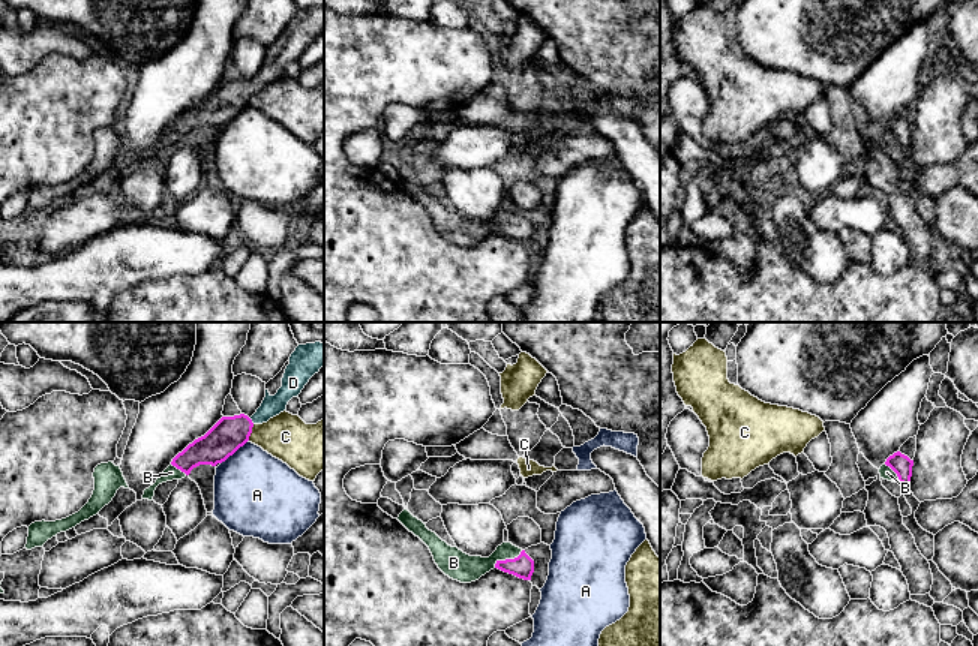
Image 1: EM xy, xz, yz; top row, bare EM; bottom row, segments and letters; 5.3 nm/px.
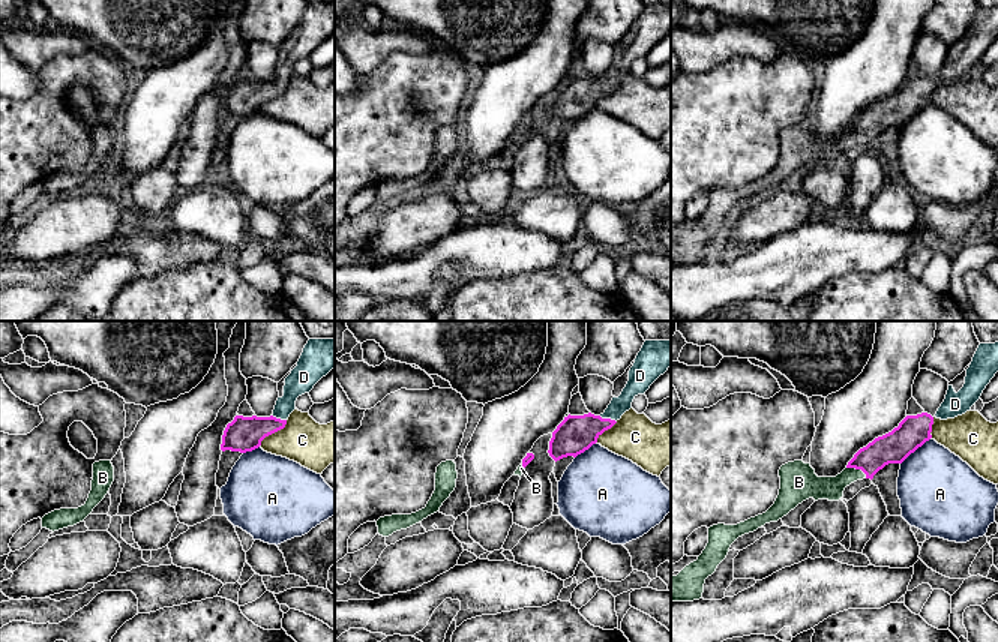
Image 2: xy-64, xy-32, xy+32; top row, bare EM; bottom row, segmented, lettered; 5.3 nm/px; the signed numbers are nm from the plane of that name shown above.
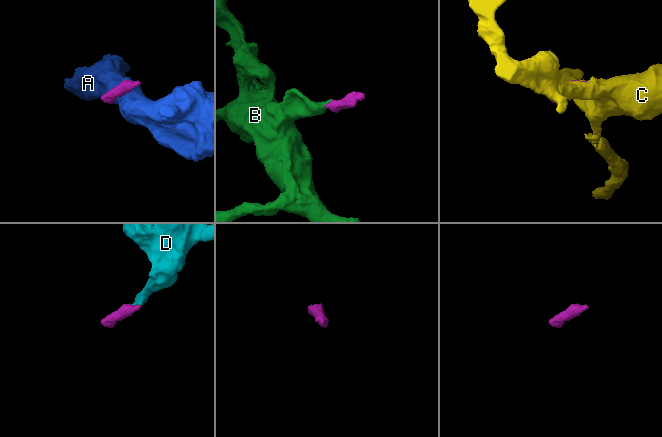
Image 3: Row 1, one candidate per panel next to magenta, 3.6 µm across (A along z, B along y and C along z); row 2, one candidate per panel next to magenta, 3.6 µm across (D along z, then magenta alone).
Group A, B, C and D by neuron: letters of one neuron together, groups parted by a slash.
A / B D / C

